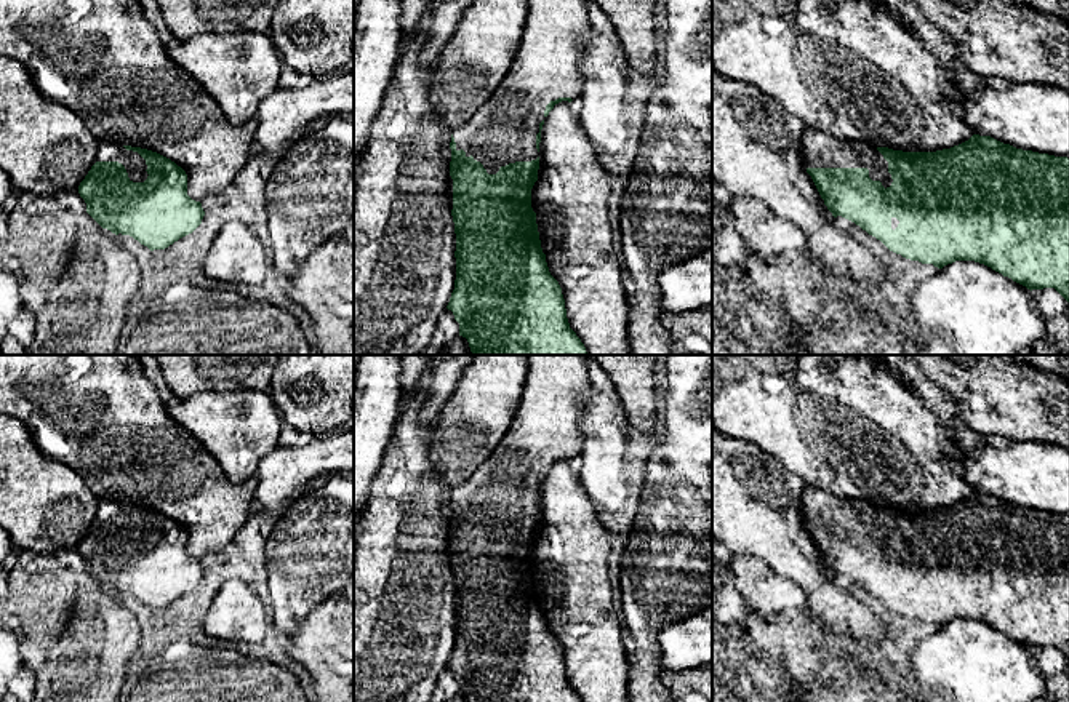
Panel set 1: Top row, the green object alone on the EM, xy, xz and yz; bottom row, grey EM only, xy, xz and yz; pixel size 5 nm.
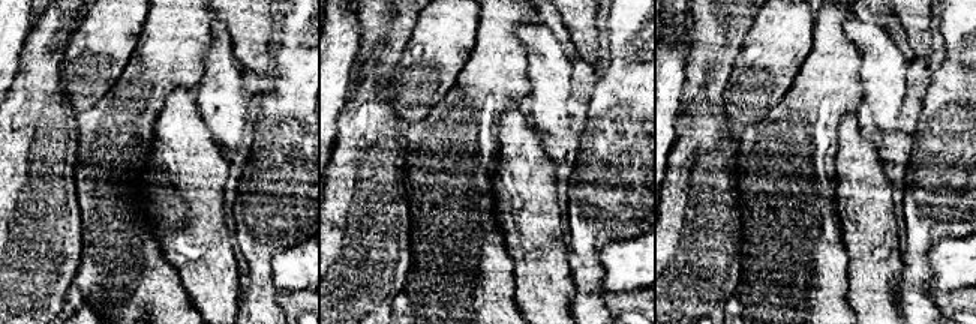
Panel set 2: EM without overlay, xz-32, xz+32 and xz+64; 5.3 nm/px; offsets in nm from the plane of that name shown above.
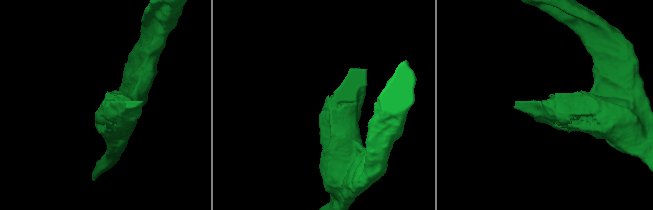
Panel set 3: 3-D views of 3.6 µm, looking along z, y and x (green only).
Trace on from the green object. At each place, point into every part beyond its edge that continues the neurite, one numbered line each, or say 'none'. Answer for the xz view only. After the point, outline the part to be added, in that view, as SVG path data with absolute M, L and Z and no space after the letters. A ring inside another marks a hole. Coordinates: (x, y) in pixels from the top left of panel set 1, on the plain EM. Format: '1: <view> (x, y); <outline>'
1: xz (548, 424); M526 355L528 373L523 384L523 393L507 433L502 437L493 456L480 465L469 480L453 488L456 509L462 507L466 515L472 513L474 518L483 523L488 532L496 532L501 525L509 521L536 518L539 515L536 493L539 491L539 481L546 478L546 464L559 456L579 456L583 449L583 411L592 393L587 368L591 357L592 355Z

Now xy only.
1: xy (135, 523); M99 499L96 520L118 520L125 525L130 539L144 540L147 537L146 518L133 509L126 509L123 504Z

